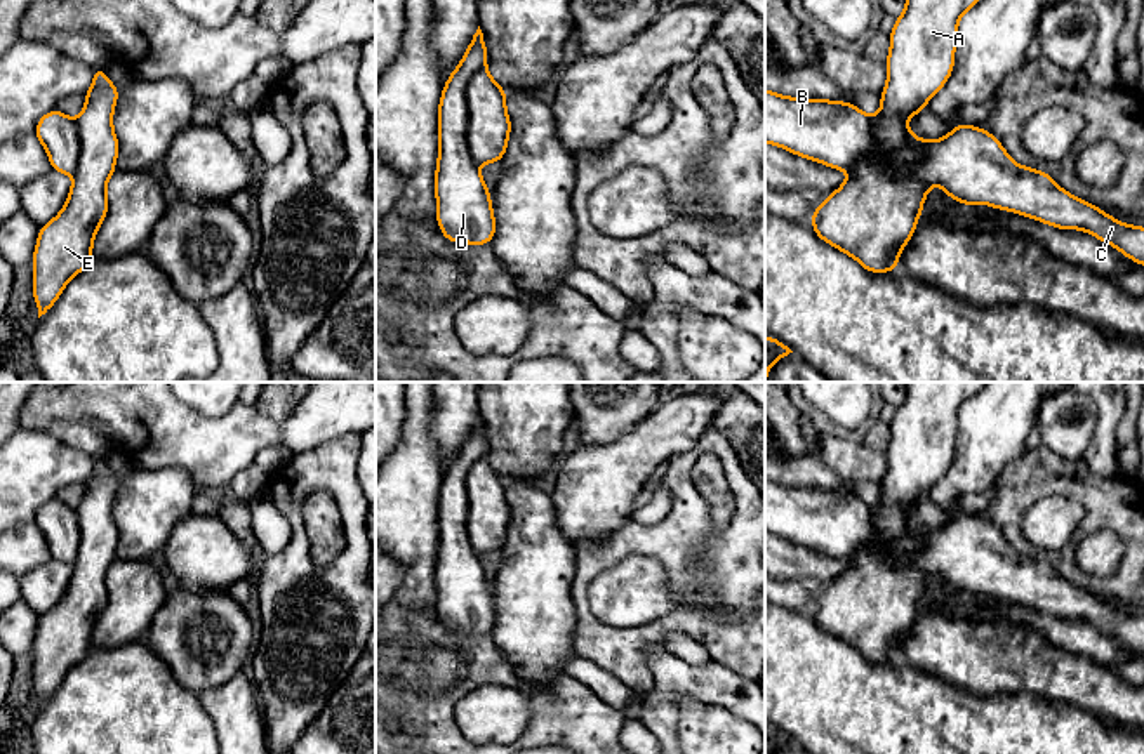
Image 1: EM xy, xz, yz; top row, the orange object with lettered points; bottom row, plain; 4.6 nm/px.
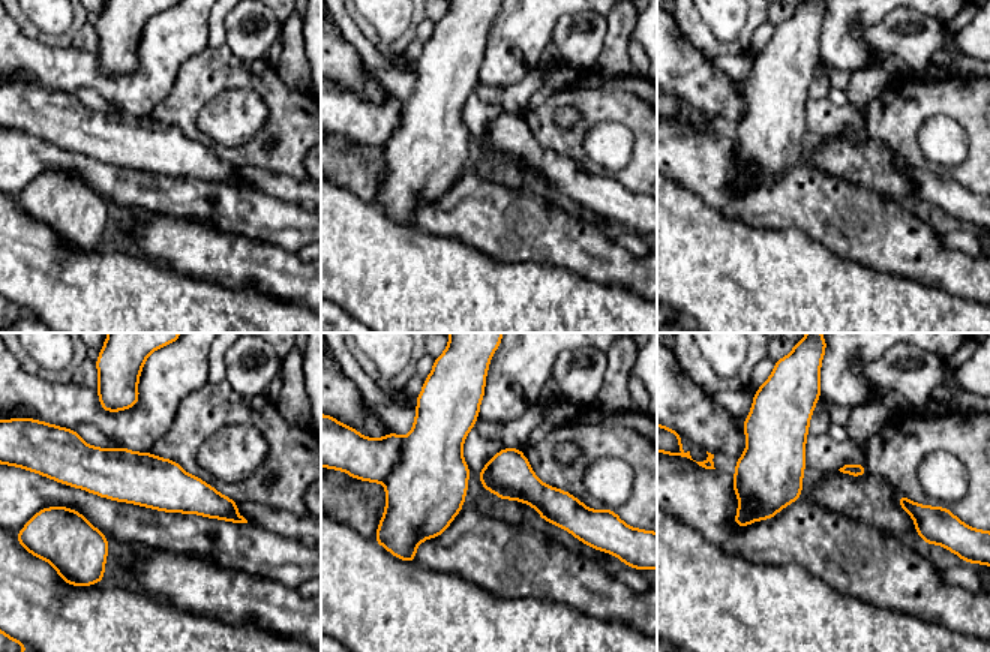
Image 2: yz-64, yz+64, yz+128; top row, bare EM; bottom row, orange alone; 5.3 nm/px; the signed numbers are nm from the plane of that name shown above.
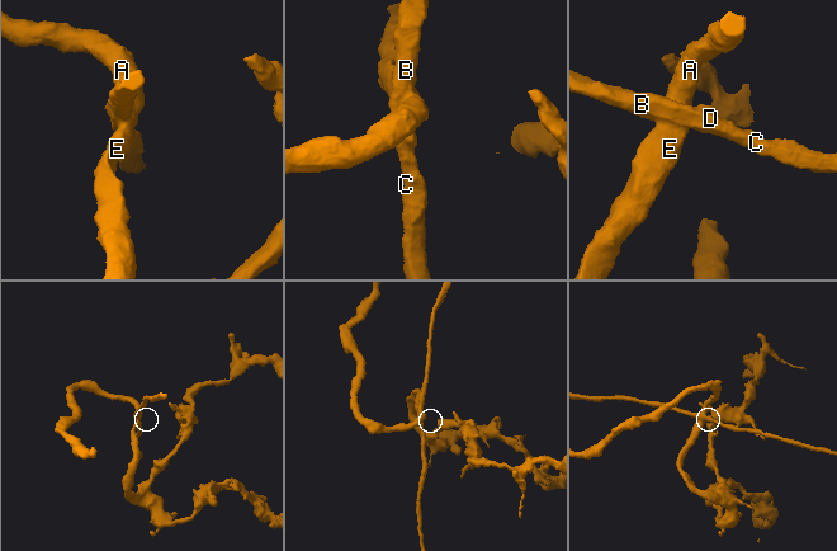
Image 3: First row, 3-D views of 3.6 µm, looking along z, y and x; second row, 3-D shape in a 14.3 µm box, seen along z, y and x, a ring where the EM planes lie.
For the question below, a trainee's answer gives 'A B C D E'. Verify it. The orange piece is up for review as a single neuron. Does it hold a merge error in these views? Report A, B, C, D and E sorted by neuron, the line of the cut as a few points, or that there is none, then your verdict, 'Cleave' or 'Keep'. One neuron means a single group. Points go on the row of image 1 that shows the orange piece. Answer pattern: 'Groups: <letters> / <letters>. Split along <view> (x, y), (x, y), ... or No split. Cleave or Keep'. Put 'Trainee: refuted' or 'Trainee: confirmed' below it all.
Groups: A B C D E. No split. Keep
Trainee: confirmed

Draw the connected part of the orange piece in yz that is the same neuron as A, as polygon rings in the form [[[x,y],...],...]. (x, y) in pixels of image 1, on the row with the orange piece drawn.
[[[906,0],[906,9],[890,31],[887,85],[875,116],[852,103],[798,99],[765,89],[765,142],[848,172],[848,179],[814,210],[810,224],[815,235],[854,257],[869,273],[894,271],[921,217],[928,188],[937,184],[963,205],[991,205],[1059,229],[1087,231],[1144,266],[1144,228],[1123,224],[1097,205],[1073,196],[1045,170],[1015,163],[991,132],[960,123],[942,139],[927,141],[908,129],[906,122],[925,111],[928,99],[949,80],[958,21],[979,2]]]

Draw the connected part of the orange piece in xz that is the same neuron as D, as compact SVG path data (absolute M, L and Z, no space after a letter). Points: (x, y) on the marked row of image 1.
M478 26L438 106L435 215L443 238L454 243L485 245L496 235L490 191L478 165L501 162L508 149L511 120L504 97L506 90L487 71Z

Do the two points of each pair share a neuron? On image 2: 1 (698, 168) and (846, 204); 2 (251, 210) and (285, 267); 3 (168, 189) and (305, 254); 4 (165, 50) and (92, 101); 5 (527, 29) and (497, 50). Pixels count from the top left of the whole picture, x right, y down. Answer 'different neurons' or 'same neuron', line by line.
1: same neuron
2: different neurons
3: different neurons
4: different neurons
5: same neuron

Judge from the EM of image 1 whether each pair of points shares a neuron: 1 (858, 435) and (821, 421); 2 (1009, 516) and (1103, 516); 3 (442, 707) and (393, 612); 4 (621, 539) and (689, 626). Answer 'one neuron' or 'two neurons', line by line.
1: one neuron
2: one neuron
3: one neuron
4: one neuron

